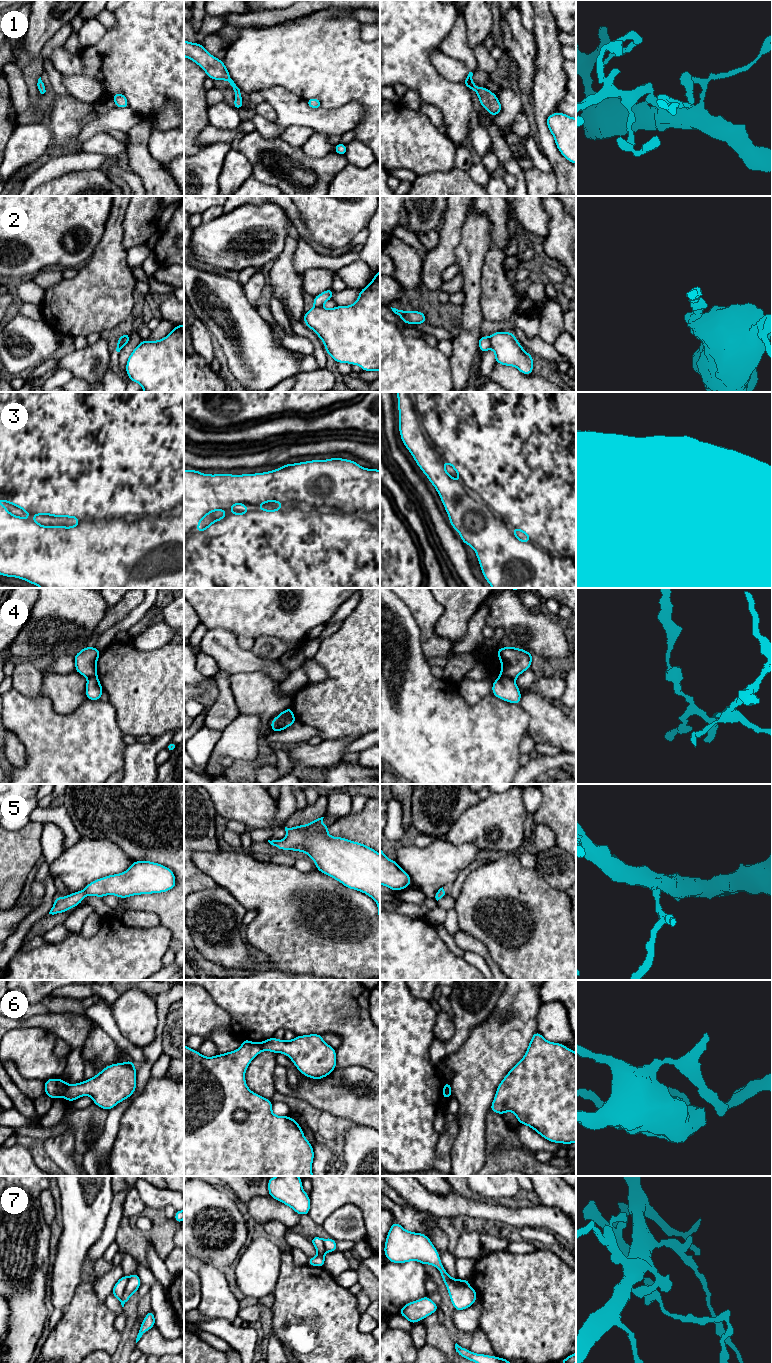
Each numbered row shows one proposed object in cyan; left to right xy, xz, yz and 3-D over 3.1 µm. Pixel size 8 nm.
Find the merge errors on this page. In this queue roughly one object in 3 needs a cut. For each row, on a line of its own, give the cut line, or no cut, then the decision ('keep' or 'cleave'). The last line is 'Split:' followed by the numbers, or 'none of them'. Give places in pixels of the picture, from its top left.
1: no cut; keep
2: cut in yz along (489, 338), (491, 347); cleave
3: no cut; keep
4: cut in yz along (500, 674), (511, 677), (514, 680); cleave
5: no cut; keep
6: cut in xy along (67, 1084), (63, 1096); cleave
7: no cut; keep
Split: 2, 4, 6

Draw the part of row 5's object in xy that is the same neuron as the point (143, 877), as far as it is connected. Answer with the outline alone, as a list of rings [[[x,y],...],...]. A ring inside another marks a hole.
[[[133,861],[126,871],[108,875],[89,883],[82,891],[56,897],[49,914],[59,914],[81,904],[86,896],[103,898],[115,895],[128,898],[134,895],[167,892],[176,885],[175,874],[168,867],[151,861]]]

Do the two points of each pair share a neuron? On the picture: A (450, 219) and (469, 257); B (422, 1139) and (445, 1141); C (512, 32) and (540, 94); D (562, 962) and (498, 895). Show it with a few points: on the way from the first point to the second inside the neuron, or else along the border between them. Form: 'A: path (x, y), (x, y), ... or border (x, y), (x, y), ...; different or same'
A: border (466, 216), (455, 261); different
B: border (440, 1134), (435, 1147), (433, 1163); different
C: border (536, 55), (535, 75), (530, 95); different
D: path (545, 945), (514, 912); same

